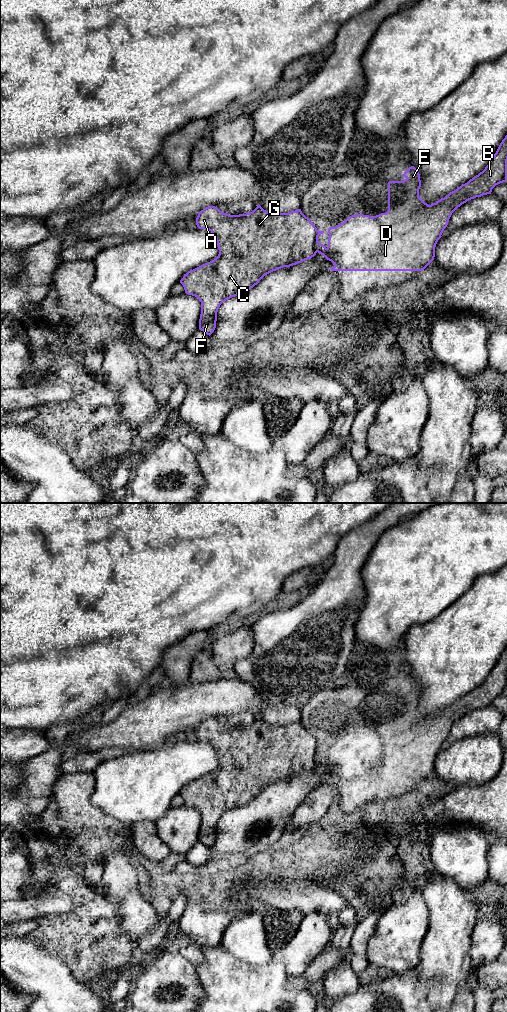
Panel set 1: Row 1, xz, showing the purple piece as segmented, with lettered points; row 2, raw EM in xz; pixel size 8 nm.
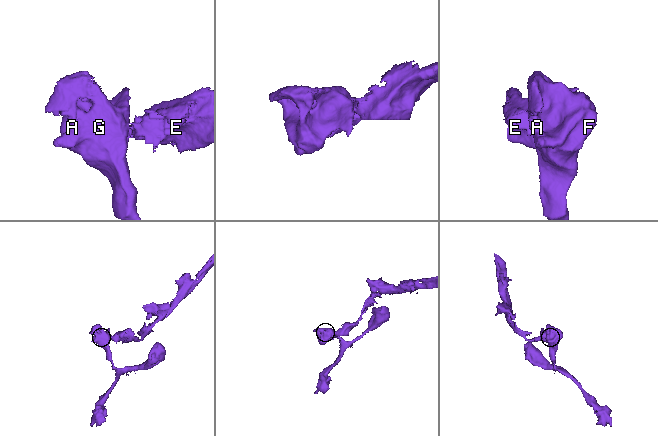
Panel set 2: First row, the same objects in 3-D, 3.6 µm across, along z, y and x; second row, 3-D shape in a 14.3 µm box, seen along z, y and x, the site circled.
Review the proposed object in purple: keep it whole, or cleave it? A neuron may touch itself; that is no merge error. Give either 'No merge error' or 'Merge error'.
Merge error

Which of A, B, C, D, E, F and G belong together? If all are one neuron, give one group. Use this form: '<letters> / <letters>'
A C F G / B D E

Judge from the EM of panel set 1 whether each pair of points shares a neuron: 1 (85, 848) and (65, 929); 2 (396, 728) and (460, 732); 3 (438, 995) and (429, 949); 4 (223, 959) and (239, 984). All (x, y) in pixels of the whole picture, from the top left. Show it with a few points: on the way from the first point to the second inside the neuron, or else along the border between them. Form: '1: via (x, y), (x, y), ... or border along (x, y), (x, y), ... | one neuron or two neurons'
1: via (85, 868), (85, 909) | one neuron
2: border along (465, 714), (452, 725), (441, 748) | two neurons
3: via (442, 984), (443, 963), (440, 960) | one neuron
4: via (223, 965), (223, 968), (233, 978) | one neuron

